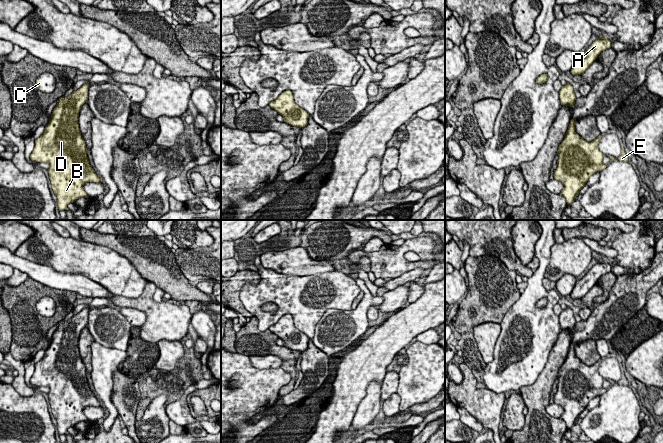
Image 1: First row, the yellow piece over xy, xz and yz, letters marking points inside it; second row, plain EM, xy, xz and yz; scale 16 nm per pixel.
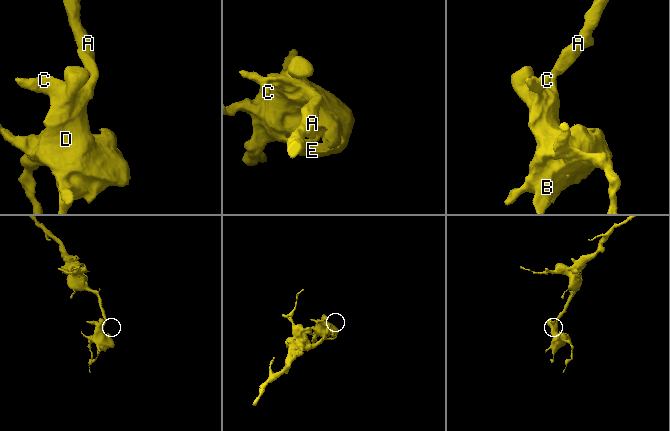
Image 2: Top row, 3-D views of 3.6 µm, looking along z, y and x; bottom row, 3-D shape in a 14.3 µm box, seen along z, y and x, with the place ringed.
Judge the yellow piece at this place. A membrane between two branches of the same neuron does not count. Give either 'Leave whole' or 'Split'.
Leave whole

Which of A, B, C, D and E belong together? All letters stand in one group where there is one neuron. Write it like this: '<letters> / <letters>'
A B C D E

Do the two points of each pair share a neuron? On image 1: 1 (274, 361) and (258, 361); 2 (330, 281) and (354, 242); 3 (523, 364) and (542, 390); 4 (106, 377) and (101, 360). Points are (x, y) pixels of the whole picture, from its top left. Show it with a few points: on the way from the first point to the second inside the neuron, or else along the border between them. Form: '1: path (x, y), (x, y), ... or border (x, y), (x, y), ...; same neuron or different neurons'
1: path (270, 361), (262, 361); same neuron
2: border (335, 269), (344, 272), (354, 279); different neurons
3: border (548, 361), (537, 379), (518, 392); different neurons
4: path (103, 373), (103, 364); same neuron

